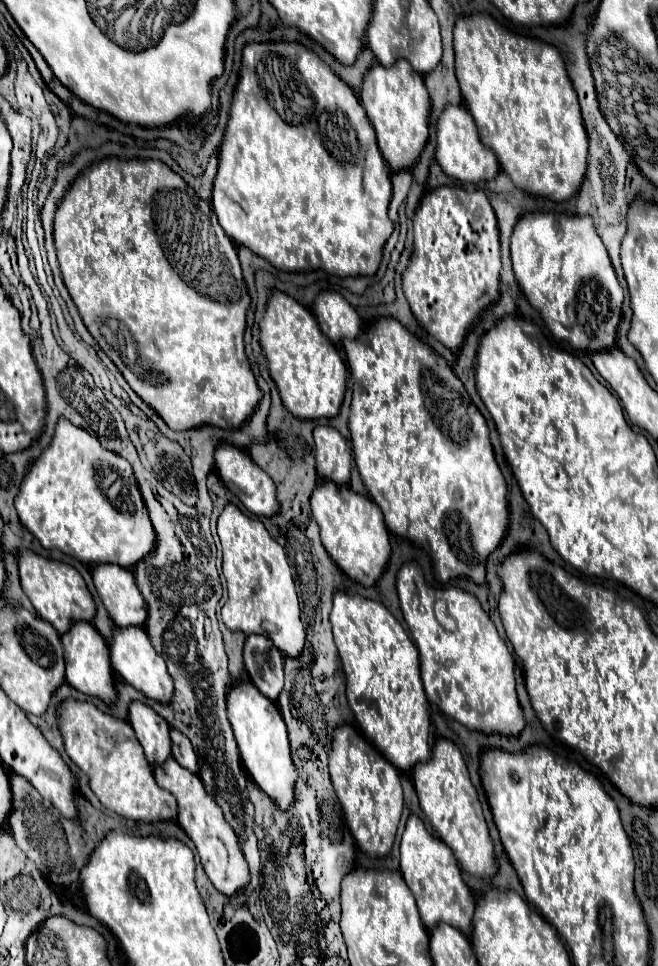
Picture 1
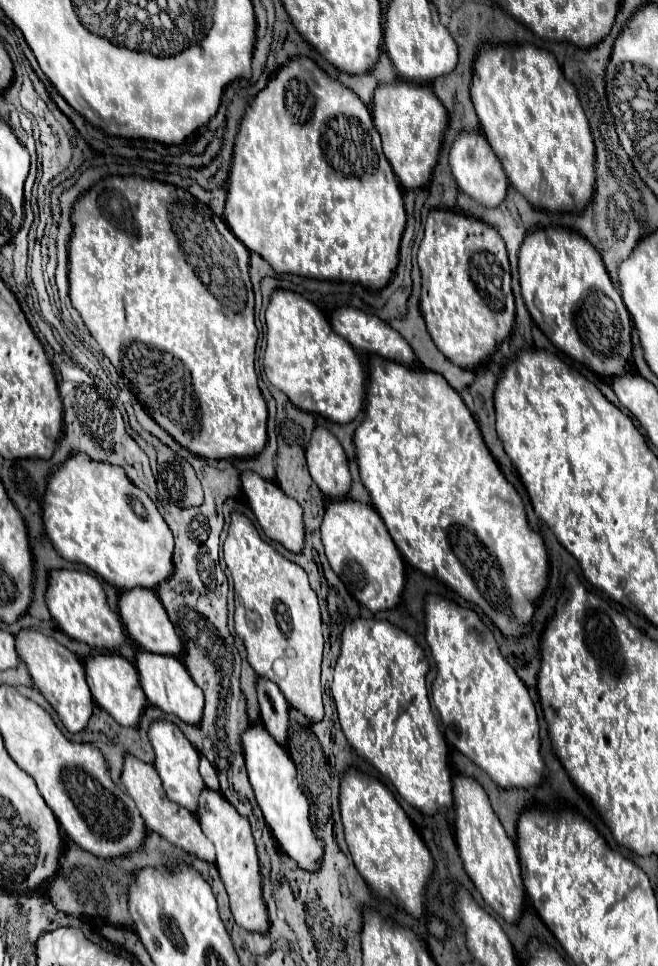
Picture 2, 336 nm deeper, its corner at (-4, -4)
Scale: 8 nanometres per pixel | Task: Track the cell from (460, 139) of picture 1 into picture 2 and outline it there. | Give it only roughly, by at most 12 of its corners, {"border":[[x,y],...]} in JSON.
{"border":[[460,133],[452,175],[468,197],[498,207],[506,173],[486,137]]}

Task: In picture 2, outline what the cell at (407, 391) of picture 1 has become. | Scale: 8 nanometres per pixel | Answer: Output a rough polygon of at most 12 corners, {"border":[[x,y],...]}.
{"border":[[372,355],[354,433],[402,557],[528,633],[546,545],[446,379]]}

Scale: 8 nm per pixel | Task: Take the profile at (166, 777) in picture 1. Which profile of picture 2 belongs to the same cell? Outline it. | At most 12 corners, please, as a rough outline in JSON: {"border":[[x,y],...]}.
{"border":[[204,789],[198,821],[240,927],[268,933],[252,829]]}

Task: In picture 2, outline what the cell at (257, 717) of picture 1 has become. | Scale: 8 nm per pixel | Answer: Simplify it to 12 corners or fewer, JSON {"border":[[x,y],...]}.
{"border":[[242,733],[248,779],[280,849],[316,871],[324,841],[290,755]]}

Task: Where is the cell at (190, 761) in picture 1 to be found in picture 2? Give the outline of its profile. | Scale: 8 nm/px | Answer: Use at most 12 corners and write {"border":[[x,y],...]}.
{"border":[[204,755],[200,775],[208,789],[220,793],[218,775]]}

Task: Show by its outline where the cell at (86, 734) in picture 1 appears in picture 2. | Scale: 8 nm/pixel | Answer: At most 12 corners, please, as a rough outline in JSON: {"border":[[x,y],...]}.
{"border":[[124,761],[122,783],[150,831],[214,863],[196,815],[168,799],[154,765]]}

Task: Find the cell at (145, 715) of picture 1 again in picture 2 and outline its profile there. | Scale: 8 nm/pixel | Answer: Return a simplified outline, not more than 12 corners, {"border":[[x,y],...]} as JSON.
{"border":[[170,721],[148,731],[166,795],[198,813],[200,753]]}

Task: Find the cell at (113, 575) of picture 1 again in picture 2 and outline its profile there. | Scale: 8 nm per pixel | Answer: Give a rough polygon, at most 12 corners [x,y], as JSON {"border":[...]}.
{"border":[[156,591],[118,599],[128,635],[146,651],[180,655],[184,645]]}

